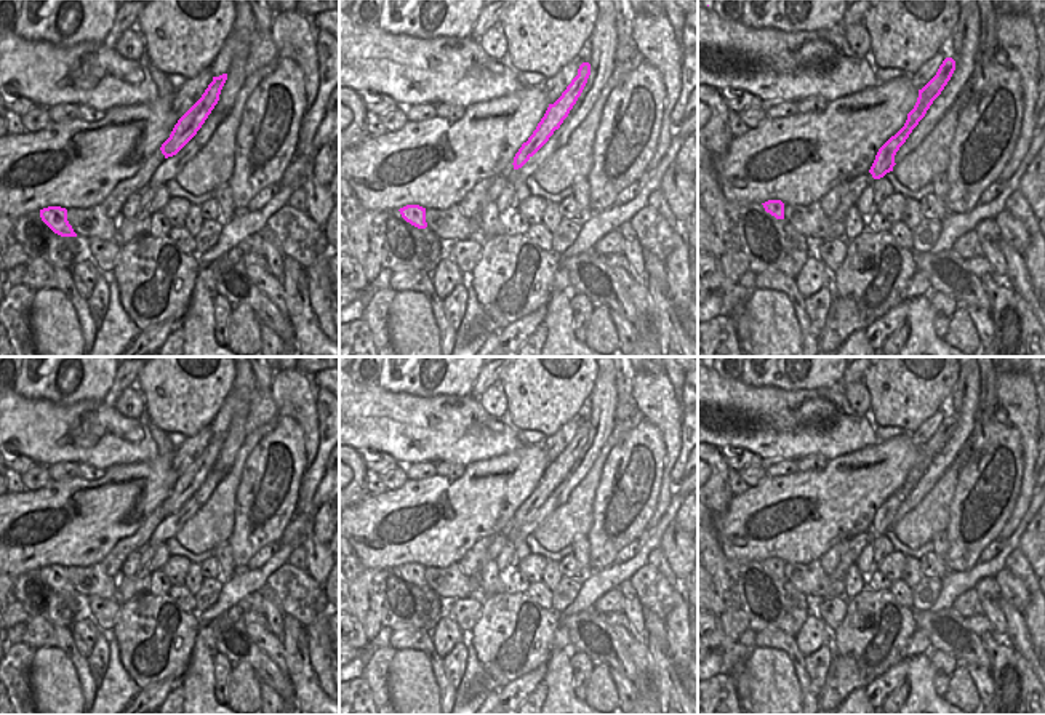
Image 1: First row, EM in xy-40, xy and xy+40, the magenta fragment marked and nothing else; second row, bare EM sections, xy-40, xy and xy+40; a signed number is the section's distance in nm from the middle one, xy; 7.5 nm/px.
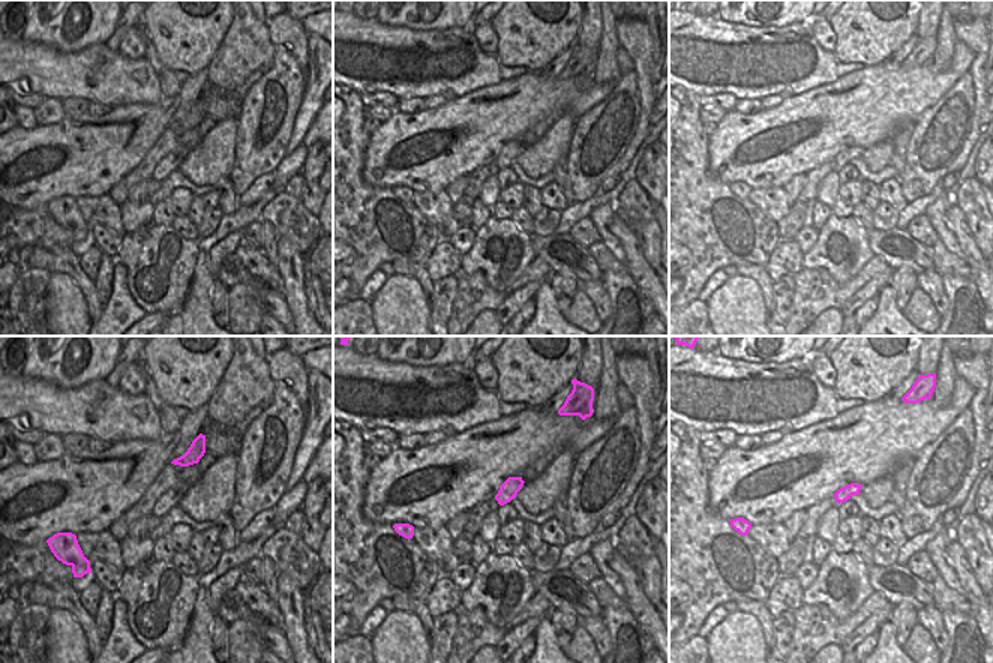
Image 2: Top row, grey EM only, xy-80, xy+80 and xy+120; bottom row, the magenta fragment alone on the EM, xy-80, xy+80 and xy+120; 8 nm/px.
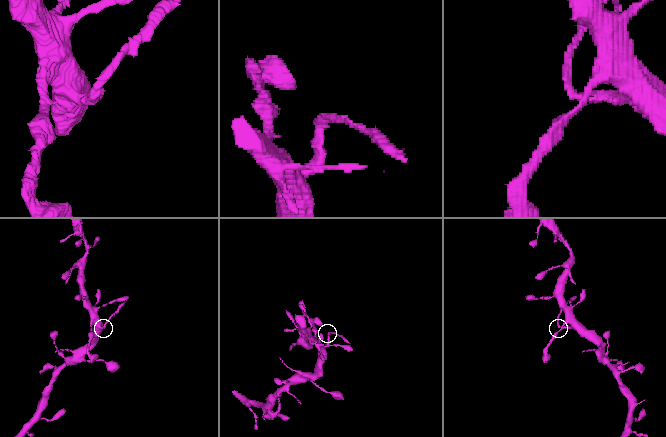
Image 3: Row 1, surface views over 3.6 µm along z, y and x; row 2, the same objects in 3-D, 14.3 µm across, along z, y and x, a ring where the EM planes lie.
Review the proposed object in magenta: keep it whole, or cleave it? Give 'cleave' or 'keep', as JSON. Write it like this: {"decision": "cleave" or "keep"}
{"decision": "cleave"}

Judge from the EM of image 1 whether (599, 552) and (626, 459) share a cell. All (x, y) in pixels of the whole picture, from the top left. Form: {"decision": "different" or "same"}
{"decision": "same"}

